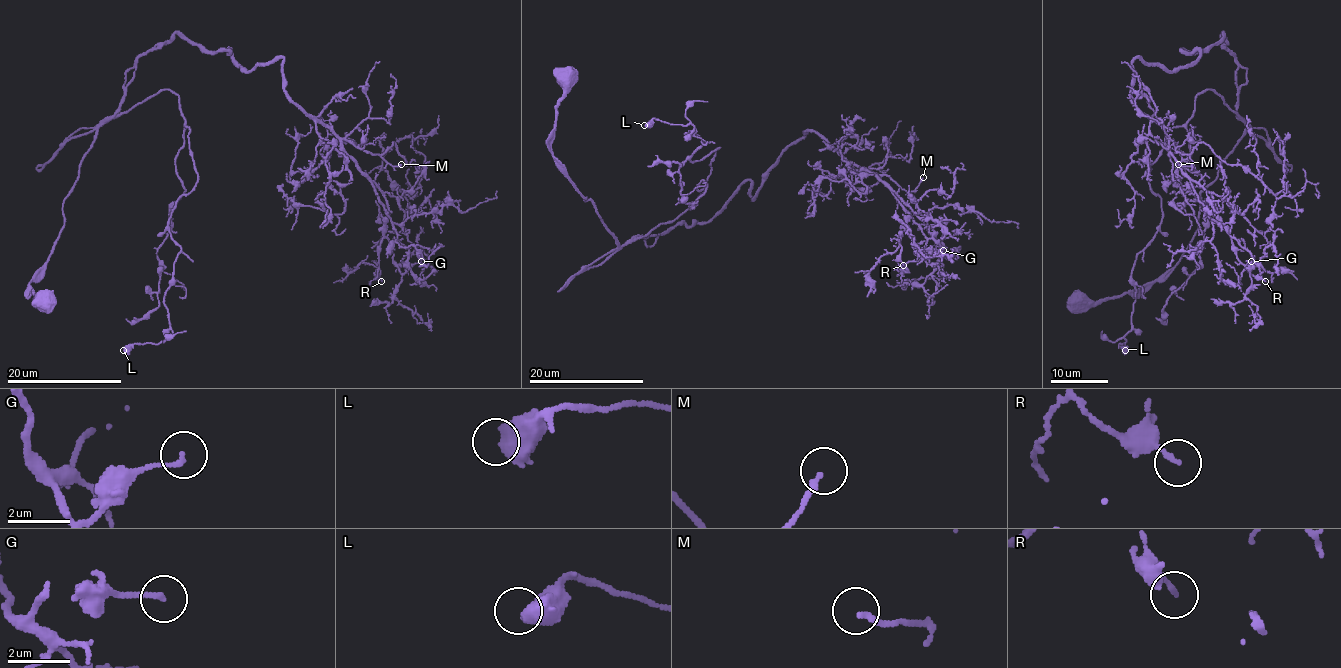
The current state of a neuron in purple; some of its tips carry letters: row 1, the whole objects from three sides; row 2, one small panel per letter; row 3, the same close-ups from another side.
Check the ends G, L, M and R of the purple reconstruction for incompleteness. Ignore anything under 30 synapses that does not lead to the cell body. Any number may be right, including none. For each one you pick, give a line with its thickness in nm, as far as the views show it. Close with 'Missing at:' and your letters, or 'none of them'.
Missing at: none of them

